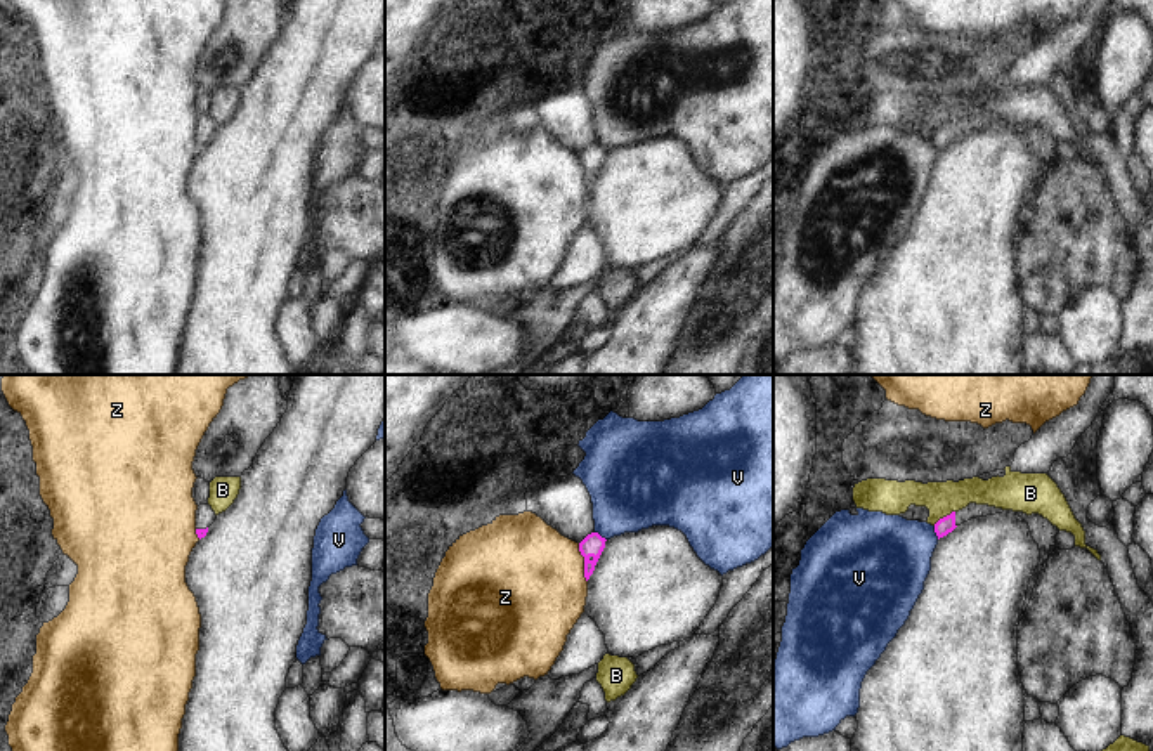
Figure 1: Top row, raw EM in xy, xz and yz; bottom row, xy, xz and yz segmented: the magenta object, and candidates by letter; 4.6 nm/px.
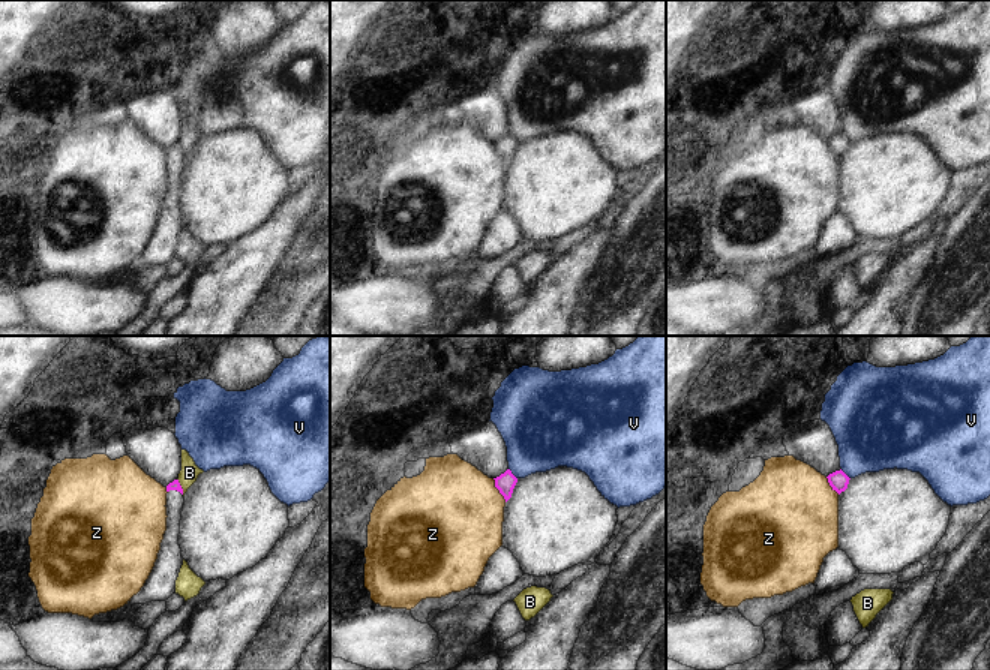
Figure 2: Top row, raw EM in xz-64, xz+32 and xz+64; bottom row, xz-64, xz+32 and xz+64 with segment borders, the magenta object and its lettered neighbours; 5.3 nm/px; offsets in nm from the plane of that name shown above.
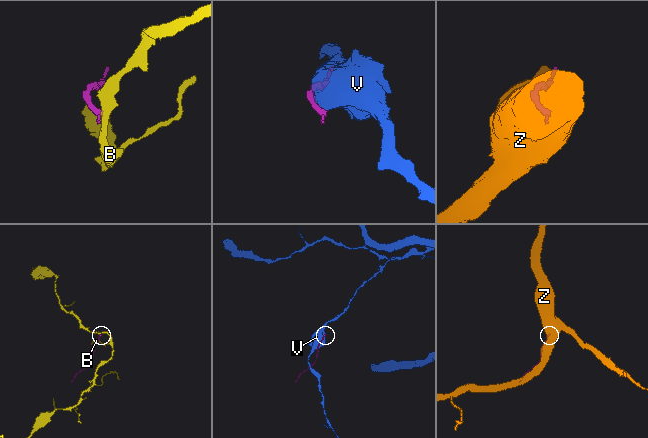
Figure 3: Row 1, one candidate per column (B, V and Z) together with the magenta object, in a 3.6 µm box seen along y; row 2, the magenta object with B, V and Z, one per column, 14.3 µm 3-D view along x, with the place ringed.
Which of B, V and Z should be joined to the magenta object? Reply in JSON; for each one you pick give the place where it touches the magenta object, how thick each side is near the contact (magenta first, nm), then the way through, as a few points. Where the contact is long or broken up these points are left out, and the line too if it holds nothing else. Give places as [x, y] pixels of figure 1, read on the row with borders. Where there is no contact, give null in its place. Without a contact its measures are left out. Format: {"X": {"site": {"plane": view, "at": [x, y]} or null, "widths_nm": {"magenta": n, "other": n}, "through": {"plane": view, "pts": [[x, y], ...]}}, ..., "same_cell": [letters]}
{"same_cell": []}

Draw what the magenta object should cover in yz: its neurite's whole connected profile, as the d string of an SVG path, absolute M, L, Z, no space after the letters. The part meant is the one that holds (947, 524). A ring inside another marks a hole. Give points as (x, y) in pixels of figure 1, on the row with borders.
M969 503L966 508L959 510L959 512L952 512L950 515L940 519L935 524L935 532L940 539L940 538L947 536L948 532L952 532L957 526L961 526L971 519L995 515L995 513L1002 513L1002 512L1004 512L1002 508Z

